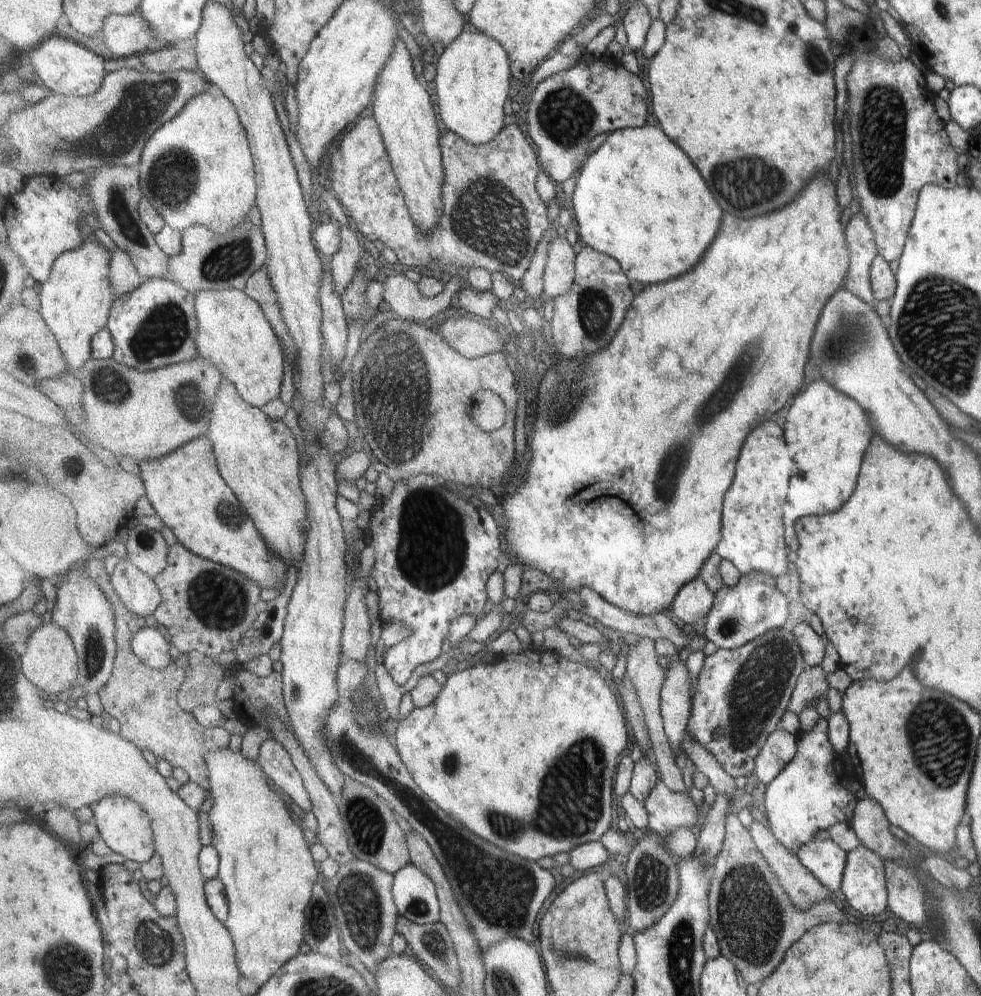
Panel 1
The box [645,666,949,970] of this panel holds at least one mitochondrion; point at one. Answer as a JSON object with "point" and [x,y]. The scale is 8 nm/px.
{"point":[751,920]}

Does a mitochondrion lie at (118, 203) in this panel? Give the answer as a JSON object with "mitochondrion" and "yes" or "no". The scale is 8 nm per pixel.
{"mitochondrion":"yes"}

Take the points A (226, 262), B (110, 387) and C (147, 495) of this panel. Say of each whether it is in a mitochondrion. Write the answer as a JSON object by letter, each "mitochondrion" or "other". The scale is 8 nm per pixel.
{"A":"mitochondrion","B":"mitochondrion","C":"other"}

